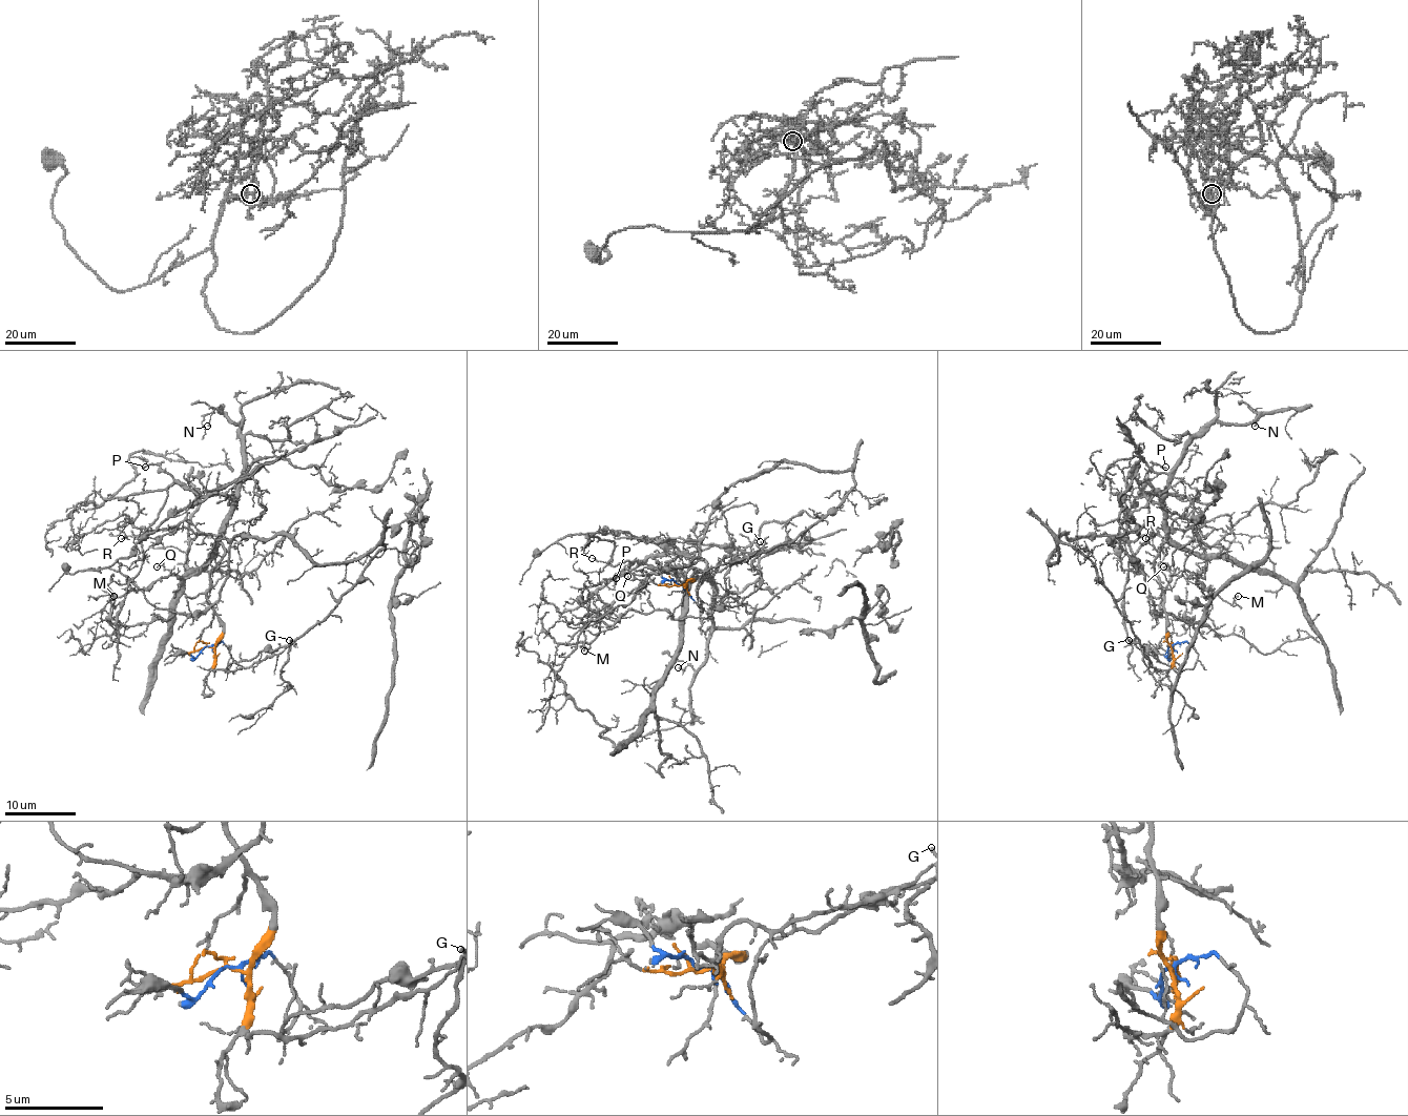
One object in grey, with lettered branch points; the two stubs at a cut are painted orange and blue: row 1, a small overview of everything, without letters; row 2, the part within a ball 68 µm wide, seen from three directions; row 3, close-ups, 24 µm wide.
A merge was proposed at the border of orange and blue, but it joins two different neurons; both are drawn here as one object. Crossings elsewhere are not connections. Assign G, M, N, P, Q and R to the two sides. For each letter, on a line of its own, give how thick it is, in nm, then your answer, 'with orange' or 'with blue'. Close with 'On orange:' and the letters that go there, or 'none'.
G: calibre 130 nm; with orange
M: calibre 120 nm; with orange
N: calibre 140 nm; with orange
P: calibre 200 nm; with orange
Q: calibre 100 nm; with orange
R: calibre 150 nm; with orange
On orange: G, M, N, P, Q, R

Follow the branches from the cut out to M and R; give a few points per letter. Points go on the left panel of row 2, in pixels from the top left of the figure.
M: (209, 646), (223, 628), (207, 599), (221, 542), (194, 576), (160, 577), (112, 595), (112, 604), (114, 595)
R: (209, 646), (223, 628), (207, 599), (209, 576), (235, 501), (173, 484), (158, 517), (121, 539)

